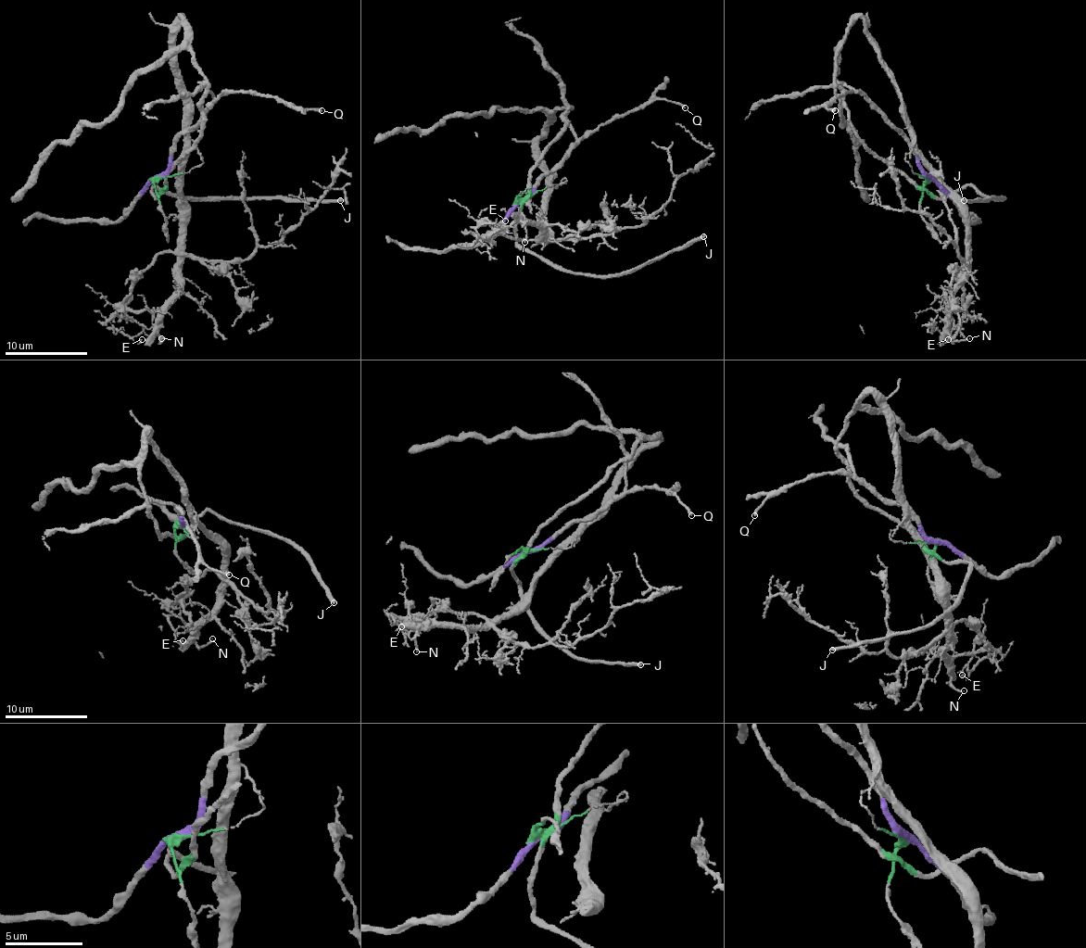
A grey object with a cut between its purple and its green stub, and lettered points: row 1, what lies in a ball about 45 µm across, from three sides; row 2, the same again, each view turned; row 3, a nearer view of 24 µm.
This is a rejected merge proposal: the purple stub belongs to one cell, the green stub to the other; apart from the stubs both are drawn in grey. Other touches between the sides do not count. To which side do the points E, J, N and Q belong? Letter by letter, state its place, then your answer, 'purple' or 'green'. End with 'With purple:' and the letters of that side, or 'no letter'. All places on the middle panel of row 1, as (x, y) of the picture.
E: (505, 221) | green
J: (703, 236) | green
N: (524, 242) | green
Q: (685, 107) | purple
With purple: Q

